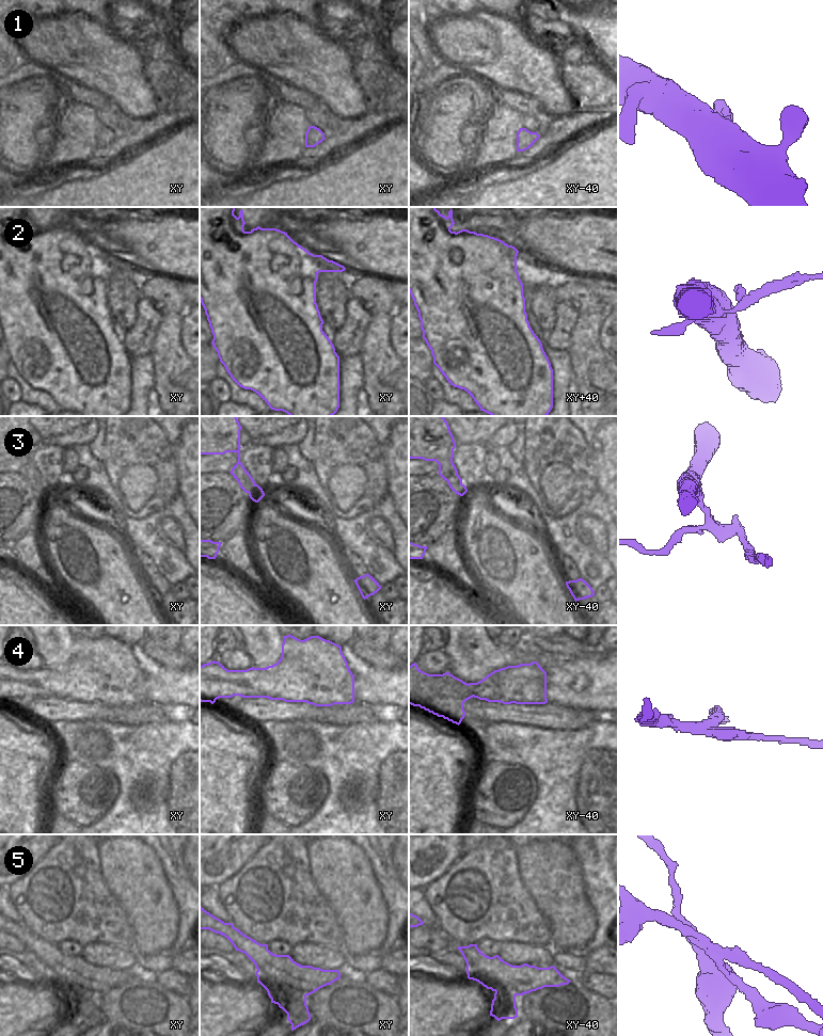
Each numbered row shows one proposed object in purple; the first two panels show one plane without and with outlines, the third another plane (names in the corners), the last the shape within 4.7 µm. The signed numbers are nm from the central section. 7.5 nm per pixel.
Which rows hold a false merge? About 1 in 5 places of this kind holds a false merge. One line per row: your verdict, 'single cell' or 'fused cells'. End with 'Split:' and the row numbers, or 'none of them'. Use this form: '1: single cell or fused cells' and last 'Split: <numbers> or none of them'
1: single cell
2: single cell
3: fused cells
4: fused cells
5: fused cells
Split: 3, 4, 5

